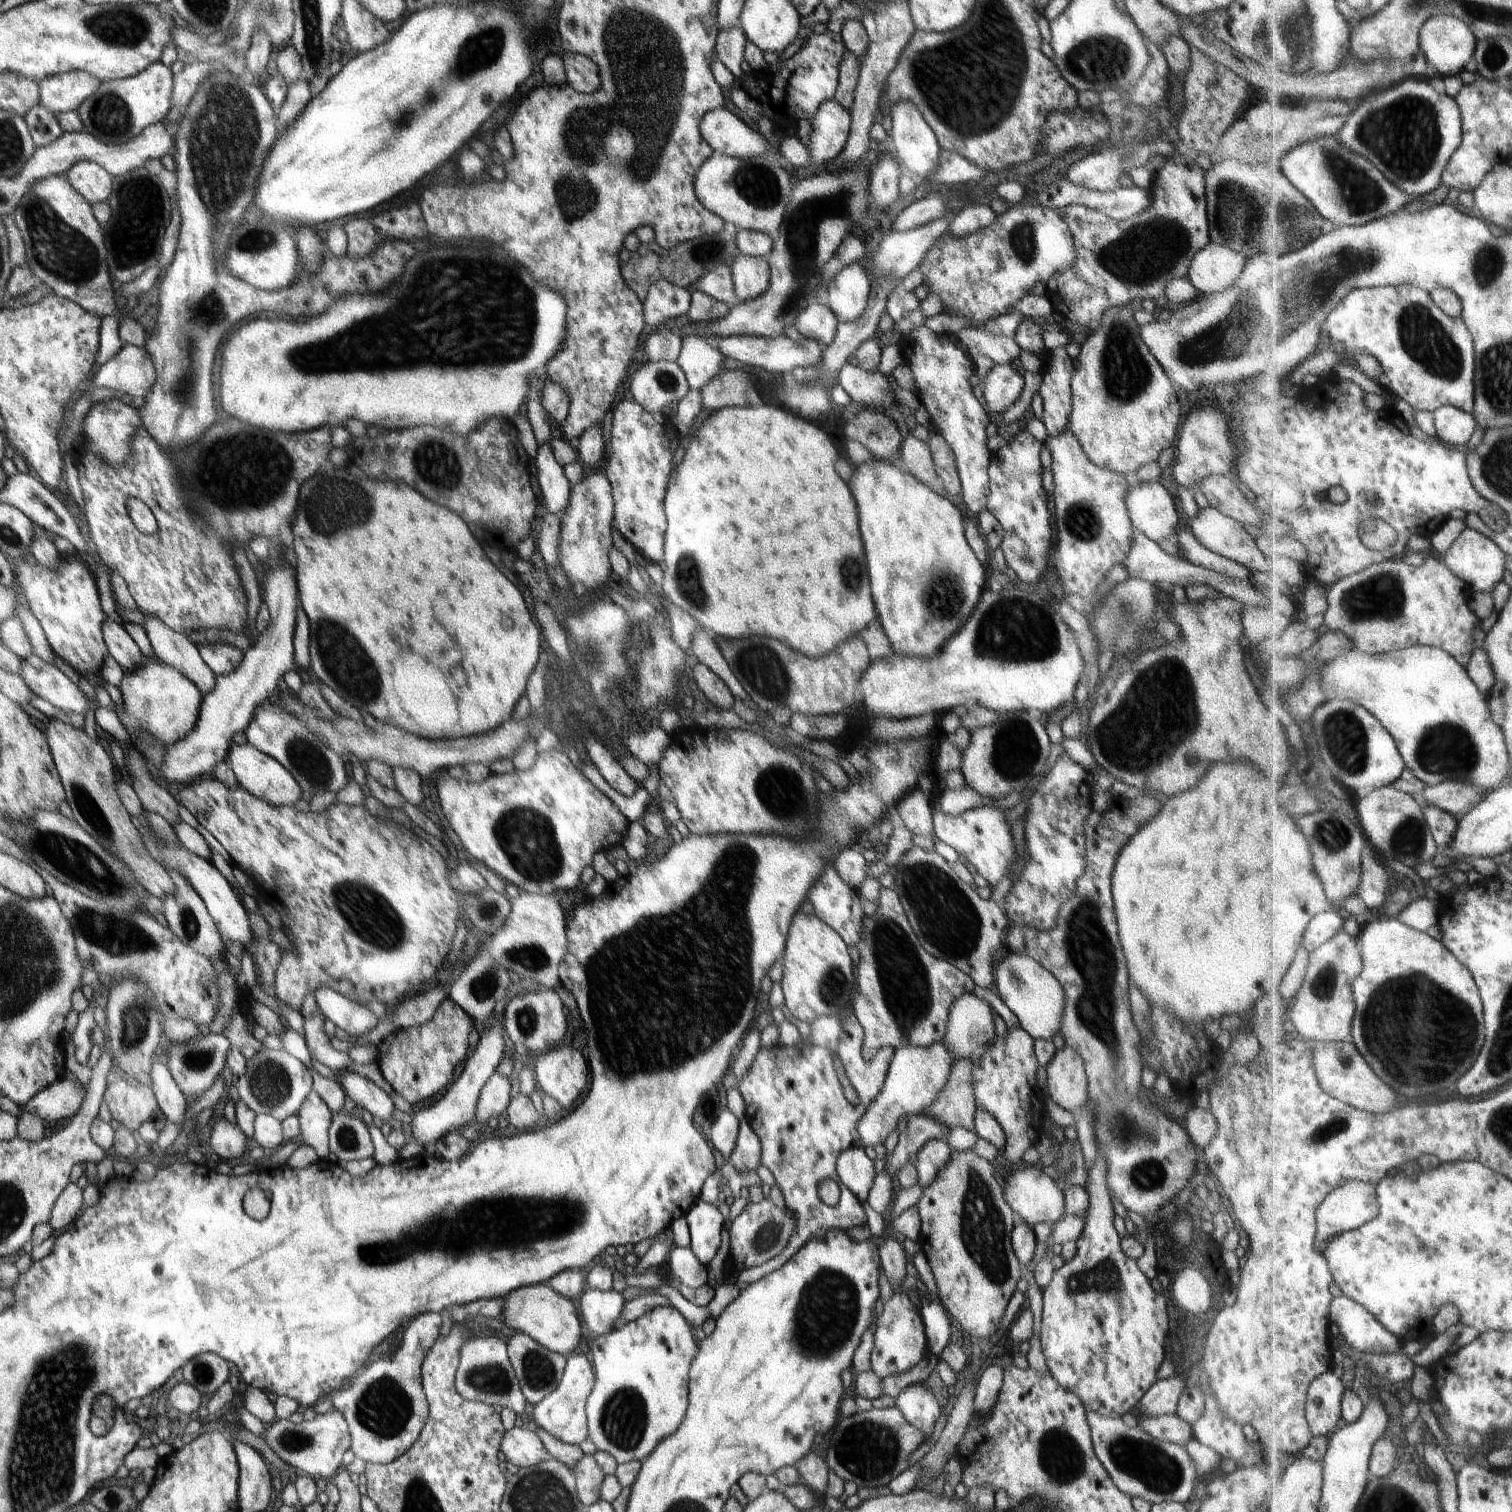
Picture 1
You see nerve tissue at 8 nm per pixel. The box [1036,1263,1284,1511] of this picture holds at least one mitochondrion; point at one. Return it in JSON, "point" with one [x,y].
{"point":[1157,1470]}

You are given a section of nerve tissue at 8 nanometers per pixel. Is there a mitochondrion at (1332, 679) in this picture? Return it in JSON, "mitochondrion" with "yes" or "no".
{"mitochondrion":"no"}

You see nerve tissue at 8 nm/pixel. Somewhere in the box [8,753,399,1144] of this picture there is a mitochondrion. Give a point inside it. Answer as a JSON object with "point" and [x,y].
{"point":[75,860]}

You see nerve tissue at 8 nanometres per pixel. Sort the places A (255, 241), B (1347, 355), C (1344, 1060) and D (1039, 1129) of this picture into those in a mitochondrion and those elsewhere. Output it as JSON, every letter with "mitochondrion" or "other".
{"A":"mitochondrion","B":"other","C":"mitochondrion","D":"other"}

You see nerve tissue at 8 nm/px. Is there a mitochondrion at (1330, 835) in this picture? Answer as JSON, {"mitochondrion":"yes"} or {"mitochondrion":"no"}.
{"mitochondrion":"yes"}

